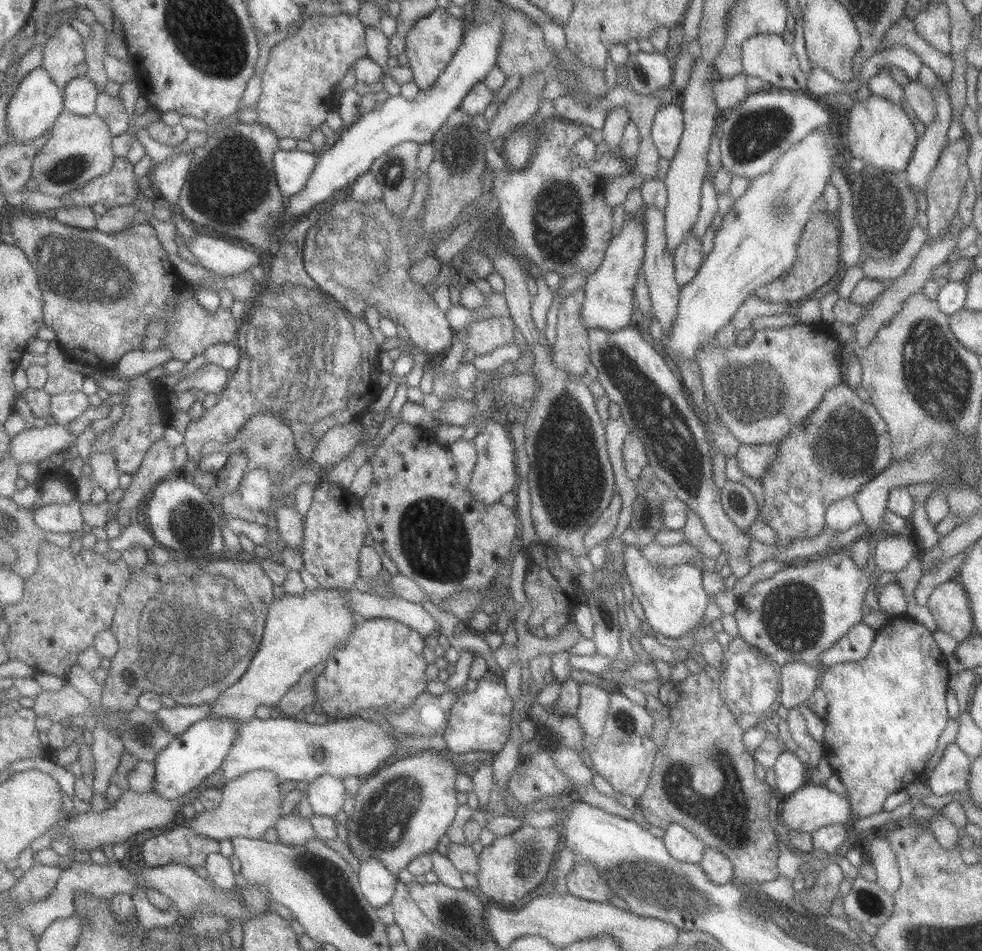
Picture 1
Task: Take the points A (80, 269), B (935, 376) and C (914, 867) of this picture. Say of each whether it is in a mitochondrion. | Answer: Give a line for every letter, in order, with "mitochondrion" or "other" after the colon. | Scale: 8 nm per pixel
A: mitochondrion
B: mitochondrion
C: other

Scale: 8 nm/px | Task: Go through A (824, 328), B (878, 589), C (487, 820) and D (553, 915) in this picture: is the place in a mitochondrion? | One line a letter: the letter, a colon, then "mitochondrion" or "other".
A: other
B: other
C: other
D: other

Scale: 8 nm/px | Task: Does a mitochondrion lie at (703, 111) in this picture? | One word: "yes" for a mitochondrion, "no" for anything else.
no

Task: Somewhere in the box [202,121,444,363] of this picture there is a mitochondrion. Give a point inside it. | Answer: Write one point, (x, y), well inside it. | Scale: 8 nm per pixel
(394, 171)

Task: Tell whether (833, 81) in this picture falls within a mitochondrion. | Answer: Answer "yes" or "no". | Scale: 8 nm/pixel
no

